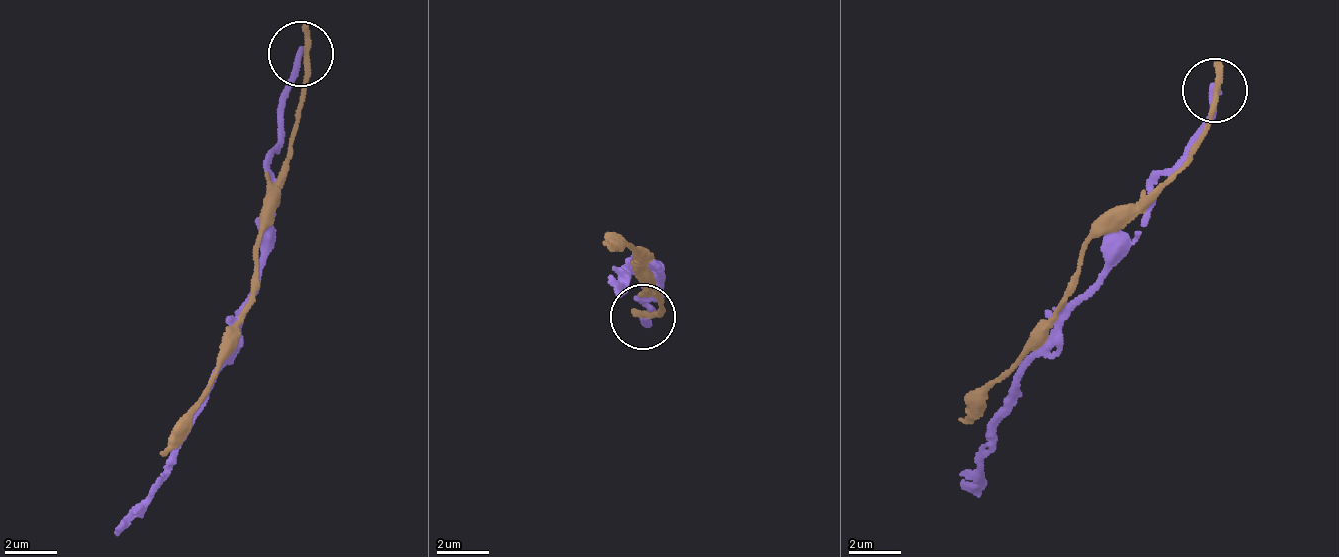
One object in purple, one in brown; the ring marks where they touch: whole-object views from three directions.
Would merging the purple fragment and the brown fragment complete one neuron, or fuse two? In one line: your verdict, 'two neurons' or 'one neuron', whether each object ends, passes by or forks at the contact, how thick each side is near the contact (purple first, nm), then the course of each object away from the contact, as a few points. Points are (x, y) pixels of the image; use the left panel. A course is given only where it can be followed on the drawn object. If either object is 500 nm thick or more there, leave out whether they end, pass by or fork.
two neurons; purple ends there; brown ends there; 280 nm thick on the purple side, 280 nm on the other; purple runs (300, 55), (284, 130), (268, 168), (269, 228), (243, 325), (177, 451), (119, 537); brown runs (306, 55), (295, 129), (259, 237), (254, 298), (161, 452)

